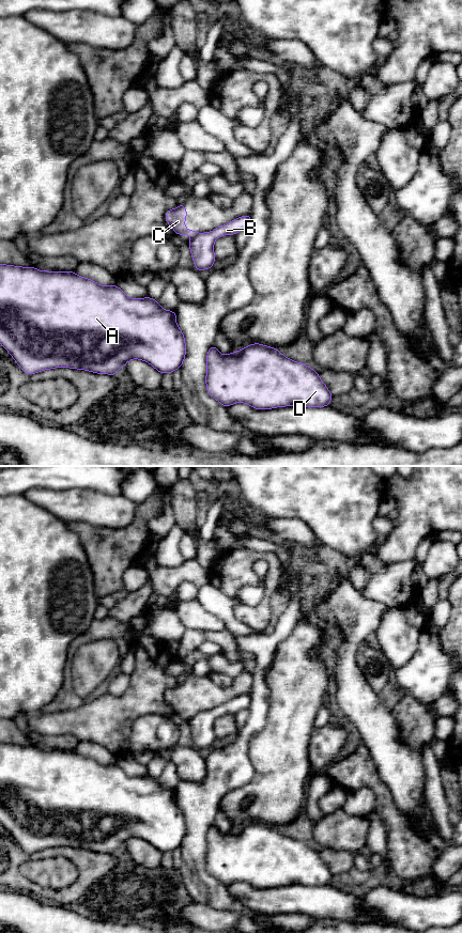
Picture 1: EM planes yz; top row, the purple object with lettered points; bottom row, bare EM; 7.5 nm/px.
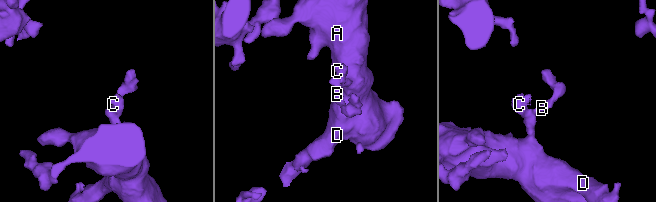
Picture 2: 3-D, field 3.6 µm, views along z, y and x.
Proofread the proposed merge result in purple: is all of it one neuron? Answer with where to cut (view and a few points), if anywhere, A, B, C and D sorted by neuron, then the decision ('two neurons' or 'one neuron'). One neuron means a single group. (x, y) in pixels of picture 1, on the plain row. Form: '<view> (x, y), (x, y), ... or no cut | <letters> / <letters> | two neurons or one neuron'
yz (198, 712), (188, 721) | A B D / C | two neurons

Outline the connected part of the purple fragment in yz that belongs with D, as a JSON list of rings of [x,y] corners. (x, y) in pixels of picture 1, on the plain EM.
[[[261,822],[247,824],[227,834],[221,834],[212,824],[206,831],[205,864],[207,872],[225,886],[245,882],[260,889],[287,885],[315,887],[329,885],[334,876],[317,850]]]

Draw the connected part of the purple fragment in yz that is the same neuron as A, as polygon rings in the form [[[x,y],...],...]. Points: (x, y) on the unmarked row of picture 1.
[[[0,743],[0,823],[7,829],[21,850],[27,854],[36,853],[56,846],[84,849],[96,853],[117,854],[121,845],[129,839],[139,838],[150,842],[161,854],[173,852],[182,846],[186,836],[185,815],[176,803],[175,790],[163,788],[153,777],[130,777],[117,764],[101,764],[92,758],[83,757],[75,750],[40,749],[36,746],[22,746]]]

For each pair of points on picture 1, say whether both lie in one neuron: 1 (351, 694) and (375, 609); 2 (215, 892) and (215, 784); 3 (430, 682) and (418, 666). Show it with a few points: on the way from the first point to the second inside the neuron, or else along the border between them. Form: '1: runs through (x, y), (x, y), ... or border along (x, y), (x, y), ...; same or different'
1: runs through (349, 672), (349, 644), (354, 631); same
2: runs through (196, 866), (196, 827), (199, 811); same
3: runs through (428, 678), (422, 670); same

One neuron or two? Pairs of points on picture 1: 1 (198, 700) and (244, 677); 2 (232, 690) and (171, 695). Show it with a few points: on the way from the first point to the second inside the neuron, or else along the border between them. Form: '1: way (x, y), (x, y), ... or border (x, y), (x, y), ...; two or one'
1: way (210, 695), (225, 695), (233, 688); one
2: way (217, 695), (186, 695); one

